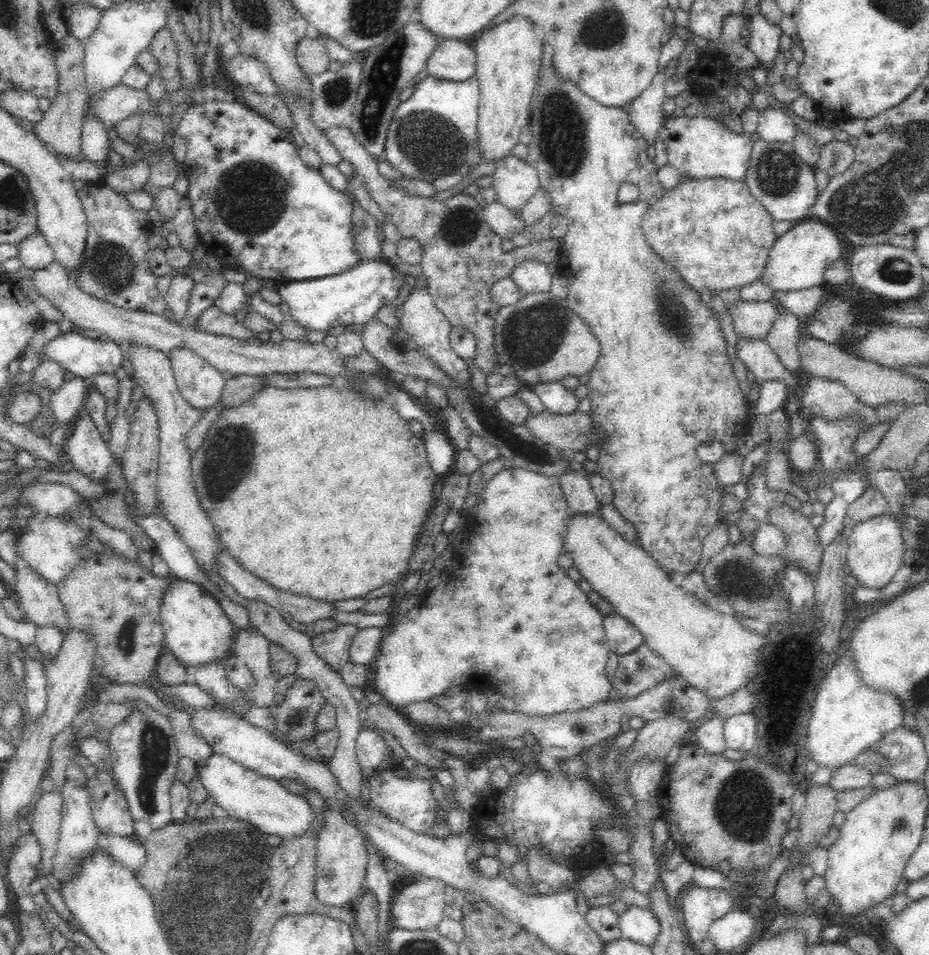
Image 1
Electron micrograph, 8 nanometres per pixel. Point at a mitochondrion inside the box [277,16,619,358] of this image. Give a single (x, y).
(562, 130)

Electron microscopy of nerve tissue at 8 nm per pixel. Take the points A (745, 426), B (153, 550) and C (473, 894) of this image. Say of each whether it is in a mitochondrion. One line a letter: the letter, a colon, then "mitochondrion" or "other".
A: other
B: other
C: other

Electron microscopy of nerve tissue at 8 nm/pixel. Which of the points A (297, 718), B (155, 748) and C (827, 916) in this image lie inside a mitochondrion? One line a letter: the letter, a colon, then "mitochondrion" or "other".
A: mitochondrion
B: mitochondrion
C: other

